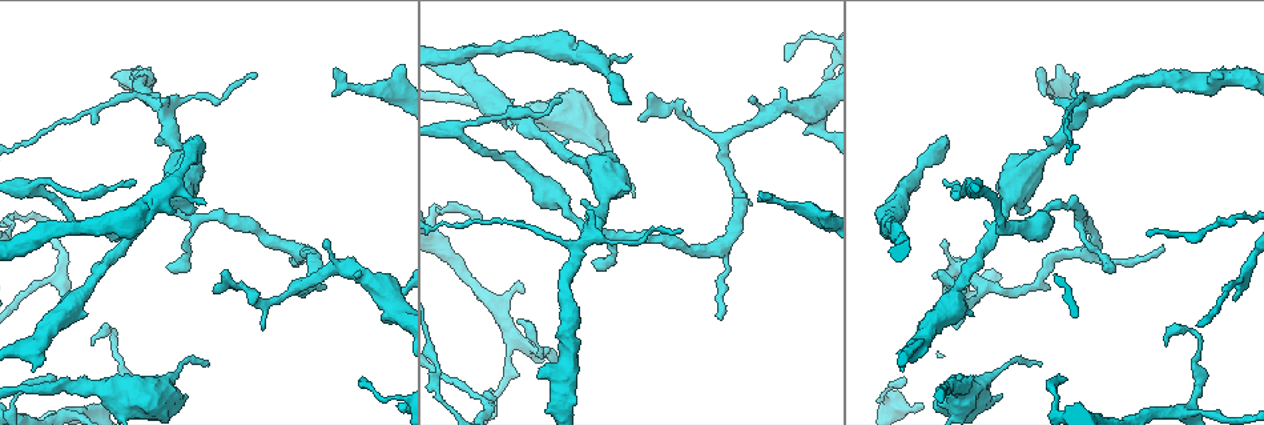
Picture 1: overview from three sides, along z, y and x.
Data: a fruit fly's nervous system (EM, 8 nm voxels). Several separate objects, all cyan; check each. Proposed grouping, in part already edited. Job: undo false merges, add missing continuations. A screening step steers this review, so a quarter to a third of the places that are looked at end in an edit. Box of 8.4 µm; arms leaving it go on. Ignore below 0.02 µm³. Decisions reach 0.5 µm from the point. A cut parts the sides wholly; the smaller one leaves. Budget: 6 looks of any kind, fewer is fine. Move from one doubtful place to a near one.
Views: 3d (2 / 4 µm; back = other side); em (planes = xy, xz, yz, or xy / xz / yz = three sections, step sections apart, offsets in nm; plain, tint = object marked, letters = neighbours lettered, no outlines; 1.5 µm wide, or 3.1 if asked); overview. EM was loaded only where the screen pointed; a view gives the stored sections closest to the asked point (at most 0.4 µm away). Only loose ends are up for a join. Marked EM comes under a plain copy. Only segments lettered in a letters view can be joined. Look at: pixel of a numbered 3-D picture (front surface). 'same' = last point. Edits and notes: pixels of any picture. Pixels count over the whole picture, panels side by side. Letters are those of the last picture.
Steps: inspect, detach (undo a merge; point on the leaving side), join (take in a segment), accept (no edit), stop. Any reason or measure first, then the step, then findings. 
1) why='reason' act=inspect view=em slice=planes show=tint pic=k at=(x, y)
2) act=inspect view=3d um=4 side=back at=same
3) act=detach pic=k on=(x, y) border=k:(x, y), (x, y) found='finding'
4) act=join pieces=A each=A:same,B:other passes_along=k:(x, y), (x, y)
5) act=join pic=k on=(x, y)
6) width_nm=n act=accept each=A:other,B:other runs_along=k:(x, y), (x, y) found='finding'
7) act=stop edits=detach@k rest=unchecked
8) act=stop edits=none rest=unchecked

why='branch stops here' act=inspect view=em slice=planes show=tint pic=1 at=(1042, 363)

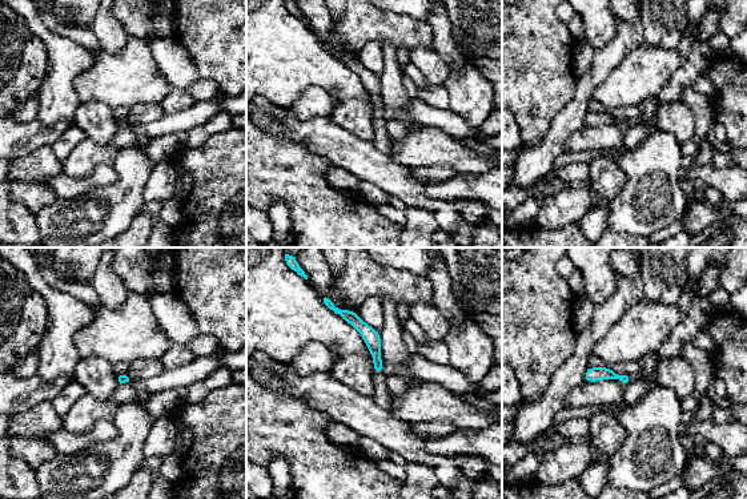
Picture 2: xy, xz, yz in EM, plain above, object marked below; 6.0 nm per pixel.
why='what lies round it' act=inspect view=em slice=planes show=letters at=same

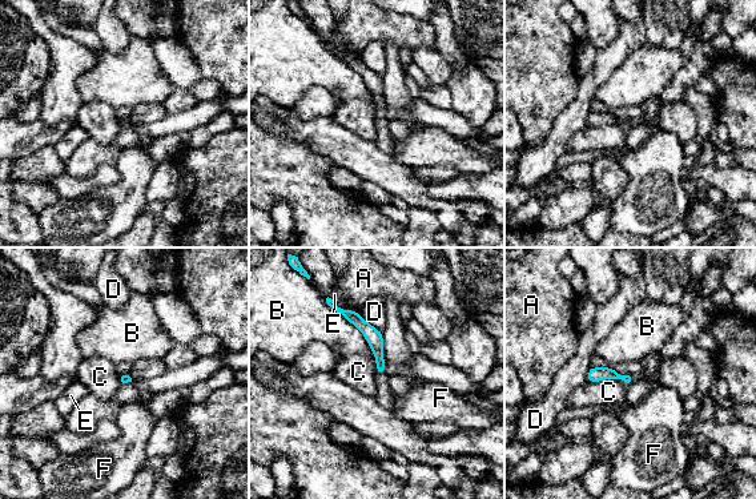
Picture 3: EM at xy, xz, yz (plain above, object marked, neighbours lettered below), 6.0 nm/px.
longest_contact=B:400nm act=accept each=A:other,B:other,C:other,D:other,E:other,F:other found='no lettered segment goes on from it'

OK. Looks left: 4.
why='tapers out' act=inspect view=em slice=planes show=tint pic=1 at=(218, 292)

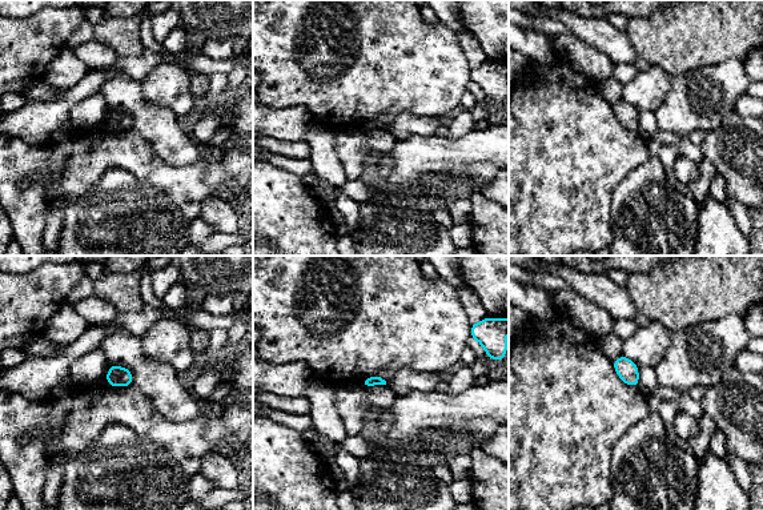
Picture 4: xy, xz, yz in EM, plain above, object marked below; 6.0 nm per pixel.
why='what lies round it' act=inspect view=em slice=planes show=letters at=same

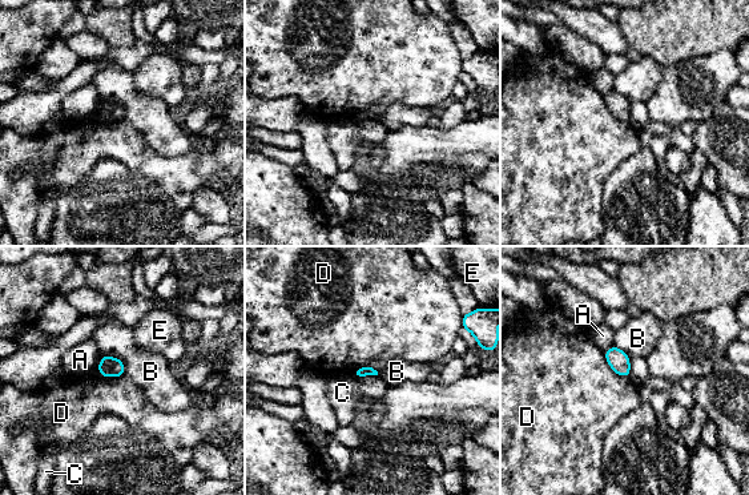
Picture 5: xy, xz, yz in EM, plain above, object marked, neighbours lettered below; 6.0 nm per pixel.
longest_contact=D:220nm act=accept each=A:other,B:other,C:other,D:other,E:other found='none of them fits'

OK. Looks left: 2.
why='branch stops here' act=inspect view=3d um=4 pic=1 at=(1223, 77)

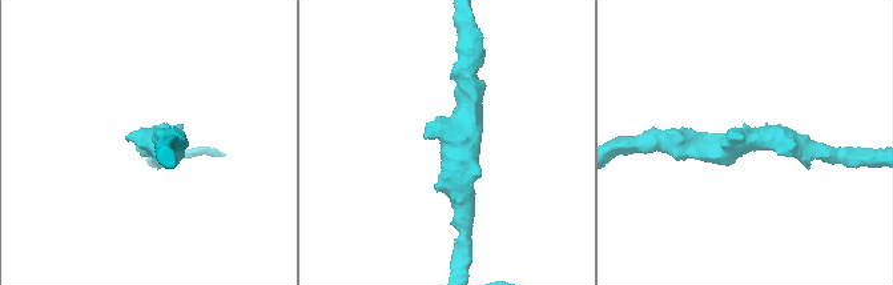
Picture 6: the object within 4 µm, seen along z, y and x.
arm_widths_nm=340,340 act=inspect view=em slice=planes show=letters pic=6 at=(129, 139)

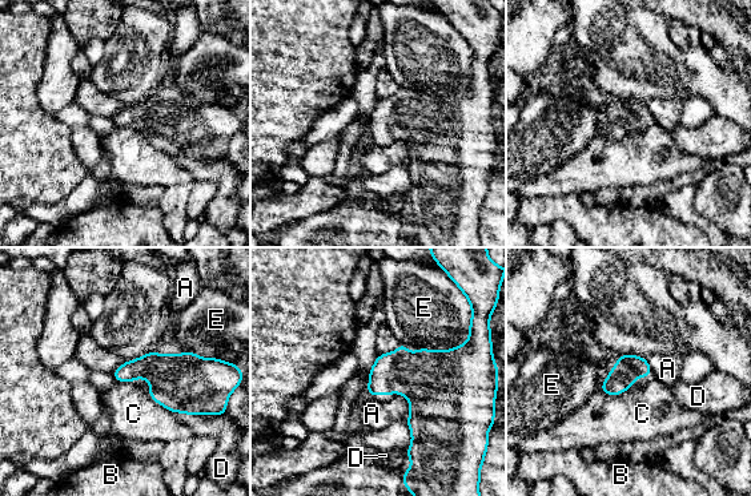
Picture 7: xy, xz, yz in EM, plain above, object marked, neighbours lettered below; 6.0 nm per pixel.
act=accept each=A:other,B:other,C:other,D:other,E:other border=7:(630, 387), (611, 395), (601, 391) found='no lettered segment goes on from it'

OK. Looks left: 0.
act=stop edits=none rest=unchecked

